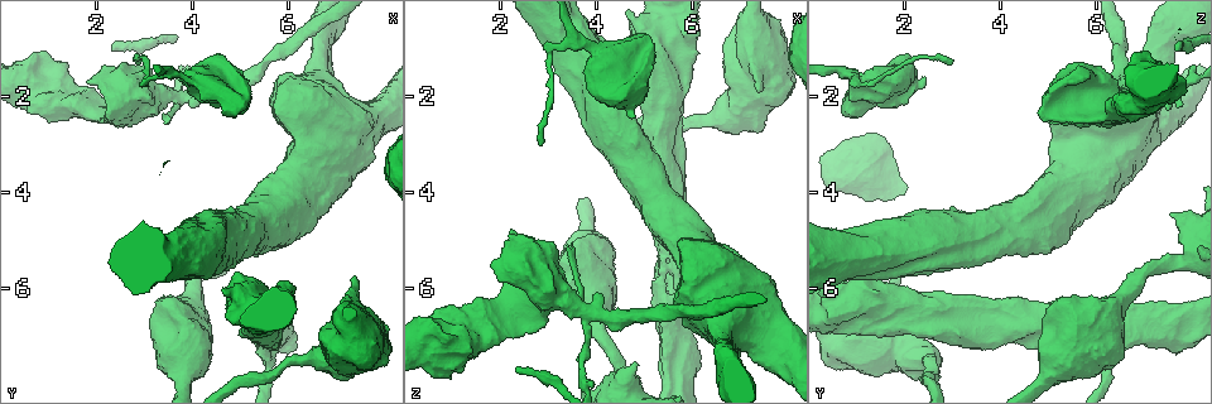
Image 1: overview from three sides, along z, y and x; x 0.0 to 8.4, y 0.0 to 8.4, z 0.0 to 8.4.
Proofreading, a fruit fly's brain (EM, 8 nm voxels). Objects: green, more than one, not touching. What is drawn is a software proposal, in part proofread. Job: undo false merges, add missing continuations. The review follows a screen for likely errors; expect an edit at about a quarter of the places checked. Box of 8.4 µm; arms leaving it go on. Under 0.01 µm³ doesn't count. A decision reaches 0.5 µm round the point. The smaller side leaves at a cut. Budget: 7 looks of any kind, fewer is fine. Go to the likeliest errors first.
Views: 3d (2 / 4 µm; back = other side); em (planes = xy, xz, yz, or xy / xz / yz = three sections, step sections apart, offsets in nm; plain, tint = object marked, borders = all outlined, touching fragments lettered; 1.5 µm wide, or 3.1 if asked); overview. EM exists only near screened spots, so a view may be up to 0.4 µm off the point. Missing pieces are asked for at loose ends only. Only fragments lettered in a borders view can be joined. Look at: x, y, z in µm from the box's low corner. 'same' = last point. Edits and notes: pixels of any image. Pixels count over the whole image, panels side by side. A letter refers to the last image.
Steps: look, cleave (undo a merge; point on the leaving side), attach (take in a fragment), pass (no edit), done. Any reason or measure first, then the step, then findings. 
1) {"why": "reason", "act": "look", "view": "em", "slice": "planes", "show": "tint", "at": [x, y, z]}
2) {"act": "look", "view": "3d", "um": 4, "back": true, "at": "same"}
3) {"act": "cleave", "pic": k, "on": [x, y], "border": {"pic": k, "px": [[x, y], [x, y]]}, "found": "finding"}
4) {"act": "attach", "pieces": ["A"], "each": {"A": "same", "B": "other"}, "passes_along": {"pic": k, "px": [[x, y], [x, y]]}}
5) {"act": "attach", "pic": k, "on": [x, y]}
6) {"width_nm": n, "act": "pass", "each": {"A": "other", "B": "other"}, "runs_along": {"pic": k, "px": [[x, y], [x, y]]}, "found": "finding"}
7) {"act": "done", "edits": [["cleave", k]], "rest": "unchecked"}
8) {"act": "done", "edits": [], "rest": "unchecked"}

{"why": "three arms meet", "act": "look", "view": "em", "slice": "xz", "step": 8, "show": "tint", "at": [3.95, 2.05, 6.50]}

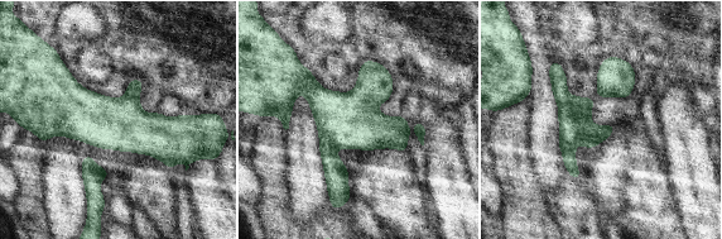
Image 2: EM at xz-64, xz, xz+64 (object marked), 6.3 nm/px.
{"why": "another direction", "act": "look", "view": "em", "slice": "planes", "show": "borders", "at": "same"}

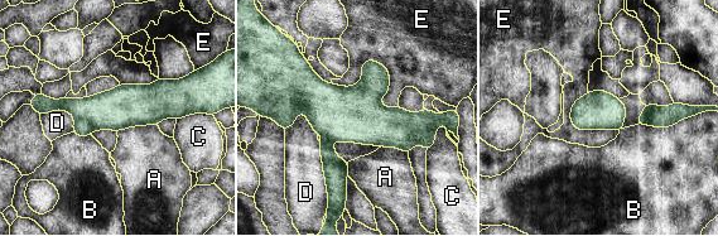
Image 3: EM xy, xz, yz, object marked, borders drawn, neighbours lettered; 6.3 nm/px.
{"width_nm": 240, "act": "cleave", "pic": 3, "on": [81, 128], "each": {"A": "other", "B": "other", "C": "other", "D": "other", "E": "other"}, "border": {"pic": 3, "px": [[76, 119], [83, 119], [94, 129]]}, "found": "two neurons meet here"}

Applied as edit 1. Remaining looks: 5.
{"why": "see it whole again", "act": "look", "view": "overview"}

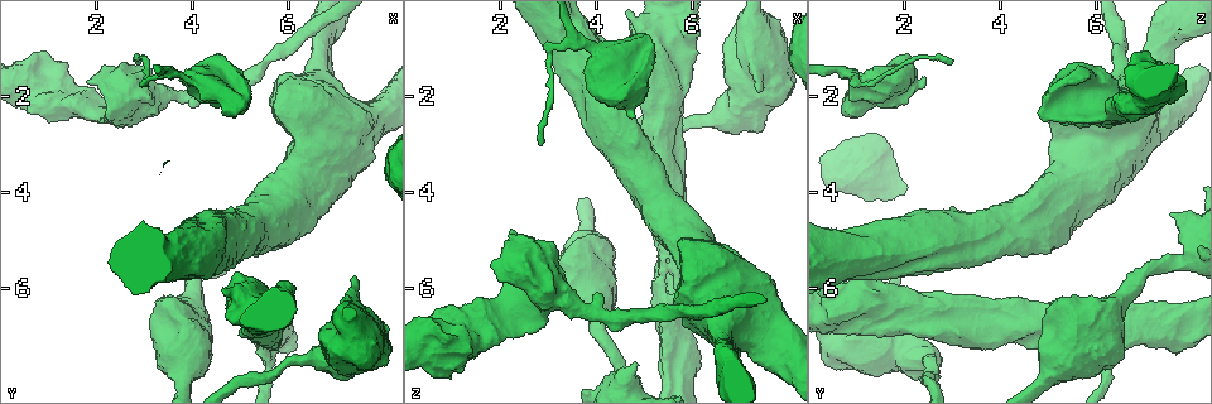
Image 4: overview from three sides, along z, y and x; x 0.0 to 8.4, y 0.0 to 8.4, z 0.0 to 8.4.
{"why": "thick end", "act": "look", "view": "em", "slice": "xz", "step": 4, "show": "borders", "at": [4.85, 4.45, 7.55]}

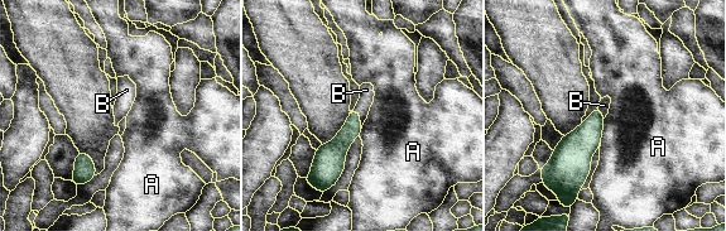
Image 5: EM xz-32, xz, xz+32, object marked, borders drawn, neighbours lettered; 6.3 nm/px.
{"act": "attach", "pieces": ["B"], "each": {"A": "other", "B": "same"}, "passes_along": {"pic": 5, "px": [[336, 150], [359, 119], [366, 90]]}, "found": "the neuron continues"}

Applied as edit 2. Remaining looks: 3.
{"why": "sudden change in width", "act": "look", "view": "em", "slice": "planes", "show": "tint", "at": [7.40, 6.20, 1.50]}

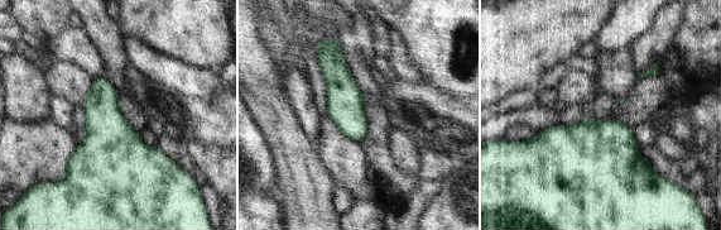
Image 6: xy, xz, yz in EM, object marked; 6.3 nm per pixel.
{"why": "see the neighbours", "act": "look", "view": "em", "slice": "planes", "show": "borders", "at": "same"}

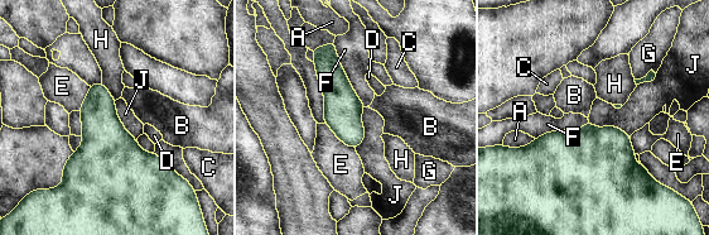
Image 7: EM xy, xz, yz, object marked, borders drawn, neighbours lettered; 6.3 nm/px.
{"longest_contact_nm": ["F", 480], "act": "pass", "each": {"A": "other", "B": "other", "C": "other", "D": "other", "E": "other", "F": "other", "G": "other", "H": "other", "J": "other"}, "border": {"pic": 7, "px": [[588, 119], [630, 137]]}, "found": "one neuron here"}

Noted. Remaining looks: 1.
{"act": "done", "edits": [["cleave", 3], ["attach", 5]], "rest": "unchecked"}

